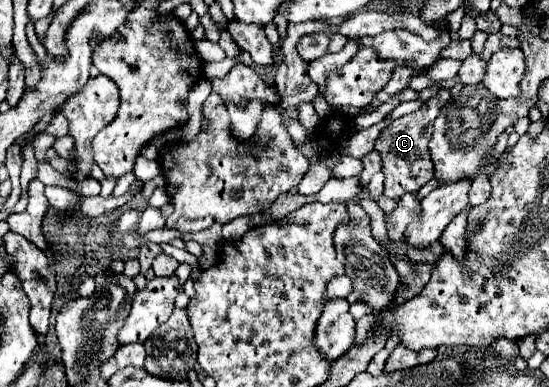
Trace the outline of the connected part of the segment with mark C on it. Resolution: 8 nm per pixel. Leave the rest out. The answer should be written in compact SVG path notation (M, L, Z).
M441 90L437 96L429 98L417 112L405 114L401 118L389 122L389 126L383 128L383 132L375 140L375 150L383 158L383 168L381 168L381 172L385 174L385 192L383 194L387 198L399 200L403 194L417 192L421 186L425 186L433 178L429 140L431 140L431 132L433 132L433 120L439 116L439 108L447 102L447 98L445 100L441 98L441 94L445 94L449 98L449 94Z

